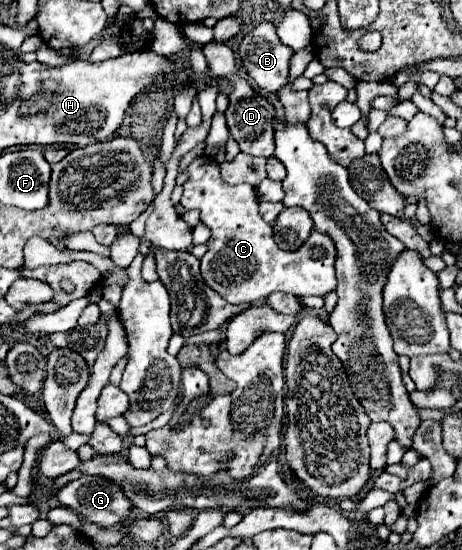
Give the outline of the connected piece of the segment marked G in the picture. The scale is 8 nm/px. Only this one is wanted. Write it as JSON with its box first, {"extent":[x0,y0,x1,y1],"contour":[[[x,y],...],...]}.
{"extent":[57,475,133,527],"contour":[[[83,475],[71,483],[67,483],[65,487],[59,489],[57,493],[61,505],[71,507],[75,513],[83,515],[87,521],[97,523],[99,527],[113,527],[119,525],[127,519],[131,519],[133,515],[133,507],[131,501],[125,497],[123,489],[119,489],[119,485],[115,485],[111,479],[107,477],[97,477],[97,475]]]}

